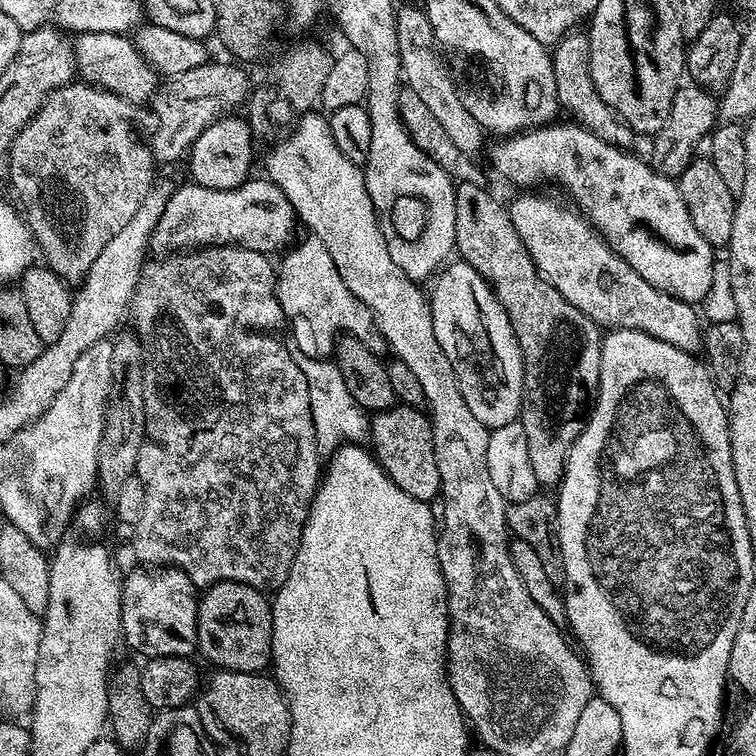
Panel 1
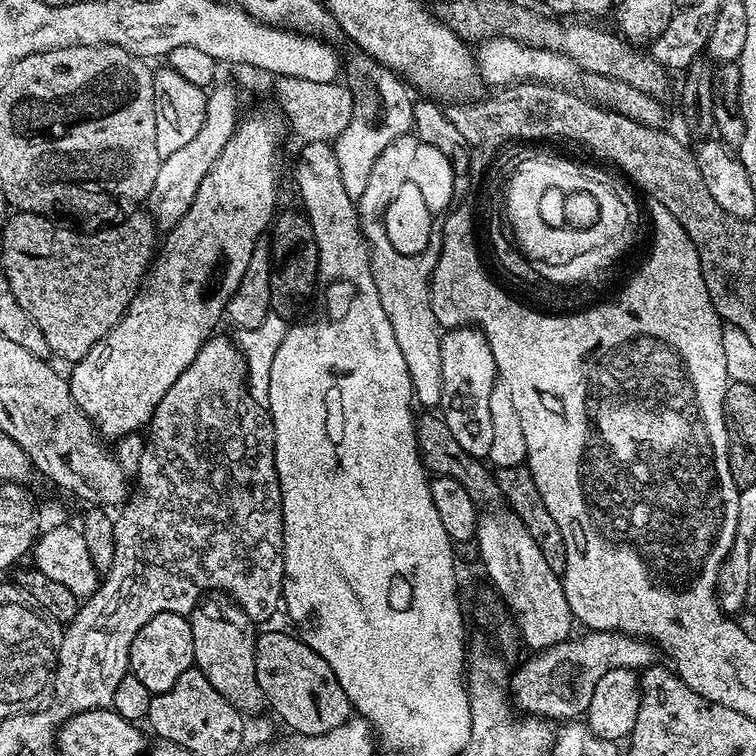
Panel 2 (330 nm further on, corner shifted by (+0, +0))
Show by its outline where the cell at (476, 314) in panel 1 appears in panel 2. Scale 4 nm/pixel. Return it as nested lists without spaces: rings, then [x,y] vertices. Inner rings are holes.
[[[475,326],[454,328],[442,336],[442,398],[440,408],[450,434],[471,456],[487,458],[494,425],[490,419],[490,396],[498,379],[494,354],[484,333]]]

